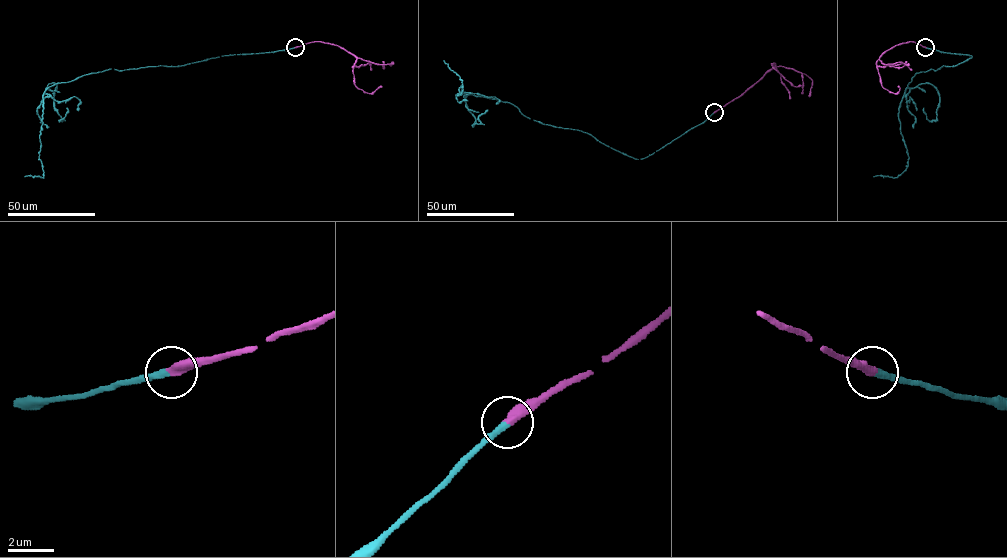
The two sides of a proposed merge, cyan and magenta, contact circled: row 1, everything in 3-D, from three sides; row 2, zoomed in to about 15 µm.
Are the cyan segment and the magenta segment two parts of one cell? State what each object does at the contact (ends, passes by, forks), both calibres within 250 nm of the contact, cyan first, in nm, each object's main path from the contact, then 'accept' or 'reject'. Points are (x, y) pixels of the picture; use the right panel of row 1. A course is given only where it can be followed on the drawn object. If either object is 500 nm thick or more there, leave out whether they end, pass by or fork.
cyan ends; magenta ends; calibres 320 and 440 nm; course cyan (925, 47), (972, 57), (912, 77), (898, 115), (907, 168), (893, 178), (873, 177); course magenta (925, 47), (912, 41), (901, 43), (885, 51), (877, 61), (881, 85), (896, 93), (898, 86); accept

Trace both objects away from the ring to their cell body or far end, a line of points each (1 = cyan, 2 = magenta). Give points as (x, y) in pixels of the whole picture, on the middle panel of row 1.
1: (714, 112), (636, 159), (461, 85), (458, 95), (462, 80), (443, 60)
2: (714, 112), (740, 97), (775, 66), (773, 63), (773, 67), (793, 86), (801, 85)

